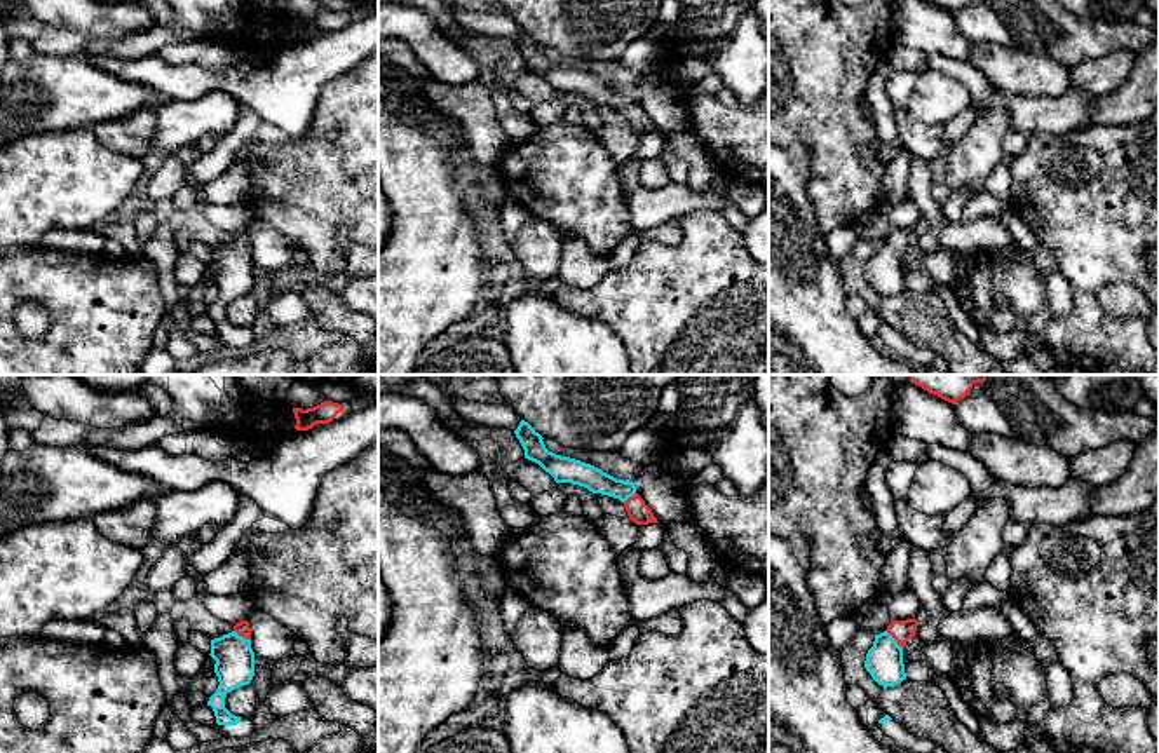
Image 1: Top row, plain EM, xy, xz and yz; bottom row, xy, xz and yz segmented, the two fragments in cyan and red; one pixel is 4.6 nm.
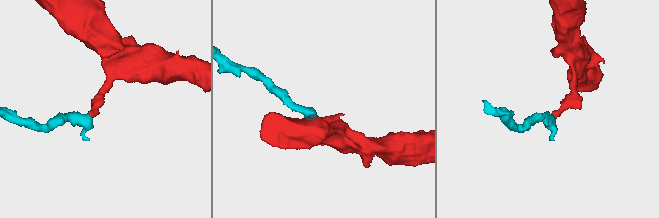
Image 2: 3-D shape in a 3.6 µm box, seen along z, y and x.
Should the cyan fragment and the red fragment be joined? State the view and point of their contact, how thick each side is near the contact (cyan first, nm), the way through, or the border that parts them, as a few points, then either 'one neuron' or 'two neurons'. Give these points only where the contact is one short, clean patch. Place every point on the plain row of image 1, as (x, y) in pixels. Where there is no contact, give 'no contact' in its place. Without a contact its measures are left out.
yz (893, 248) | 180/100 nm | across yz (884, 271), (893, 248), (901, 241) | one neuron

